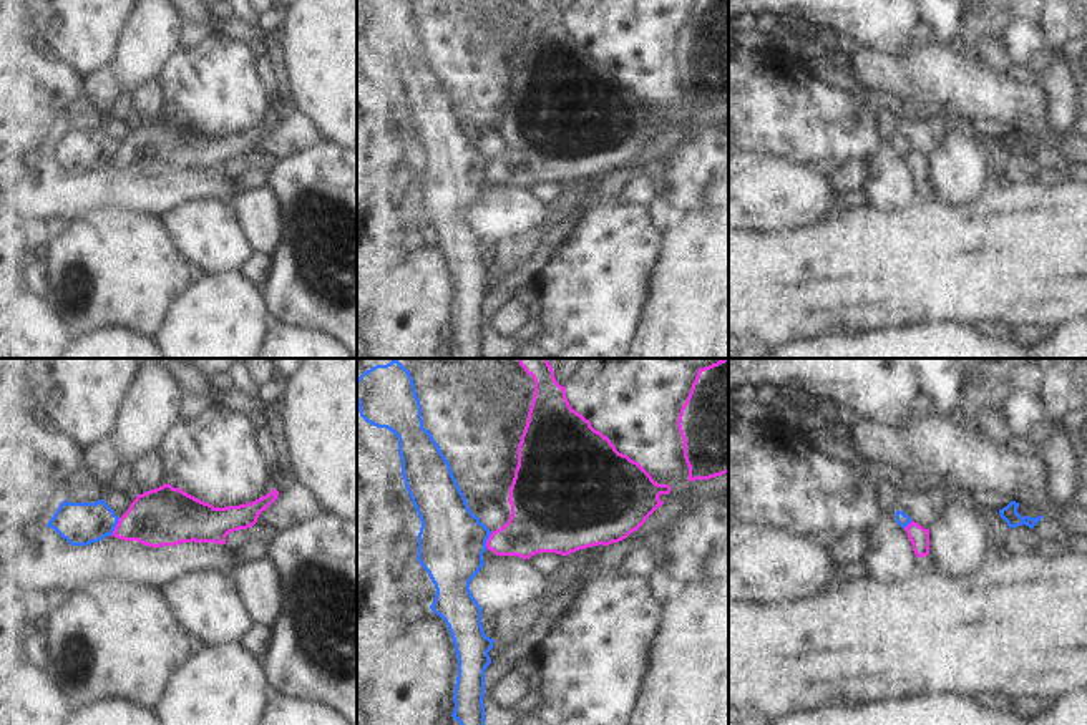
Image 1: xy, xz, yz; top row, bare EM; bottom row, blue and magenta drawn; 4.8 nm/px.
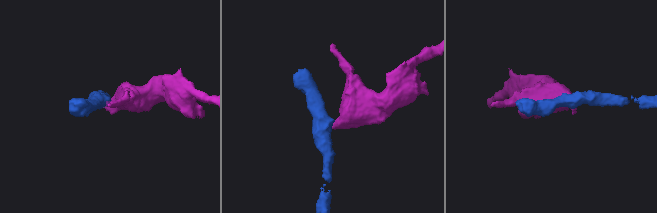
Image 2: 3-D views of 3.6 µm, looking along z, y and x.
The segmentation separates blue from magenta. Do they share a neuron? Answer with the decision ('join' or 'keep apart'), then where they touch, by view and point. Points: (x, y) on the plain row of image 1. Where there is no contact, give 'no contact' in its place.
keep apart; contact xy (115, 155)

